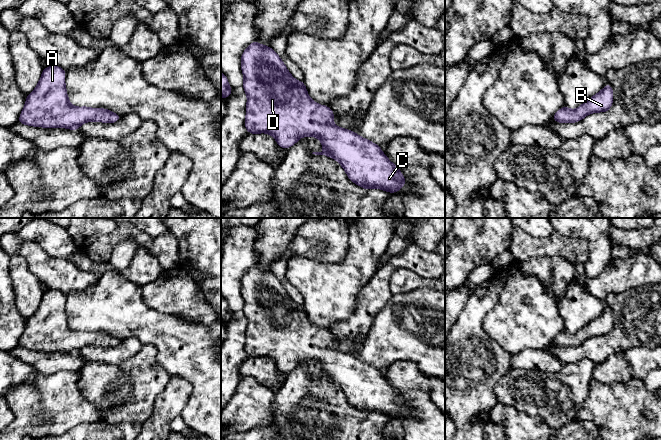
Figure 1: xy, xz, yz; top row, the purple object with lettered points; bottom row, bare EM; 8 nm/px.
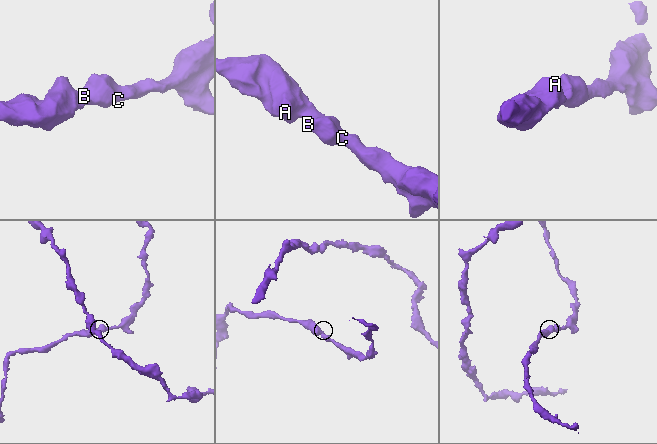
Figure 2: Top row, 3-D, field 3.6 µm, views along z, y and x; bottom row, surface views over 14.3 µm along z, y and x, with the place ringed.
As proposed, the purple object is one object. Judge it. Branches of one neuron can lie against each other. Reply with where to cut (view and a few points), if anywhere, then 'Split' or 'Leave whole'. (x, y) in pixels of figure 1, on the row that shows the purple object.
No split. Leave whole

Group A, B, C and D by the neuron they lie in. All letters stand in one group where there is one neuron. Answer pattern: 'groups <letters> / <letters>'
groups A B C D

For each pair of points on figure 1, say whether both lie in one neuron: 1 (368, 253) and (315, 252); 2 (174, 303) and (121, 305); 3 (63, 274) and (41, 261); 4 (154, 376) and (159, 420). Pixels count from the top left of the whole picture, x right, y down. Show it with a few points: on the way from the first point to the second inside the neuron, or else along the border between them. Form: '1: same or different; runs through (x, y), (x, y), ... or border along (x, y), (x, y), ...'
1: different; border along (349, 230), (345, 257), (340, 262), (324, 262)
2: different; border along (141, 286), (144, 302), (153, 309), (168, 314)
3: same; runs through (58, 274), (53, 273), (46, 266)
4: different; border along (170, 378), (155, 399), (154, 408), (147, 419)

